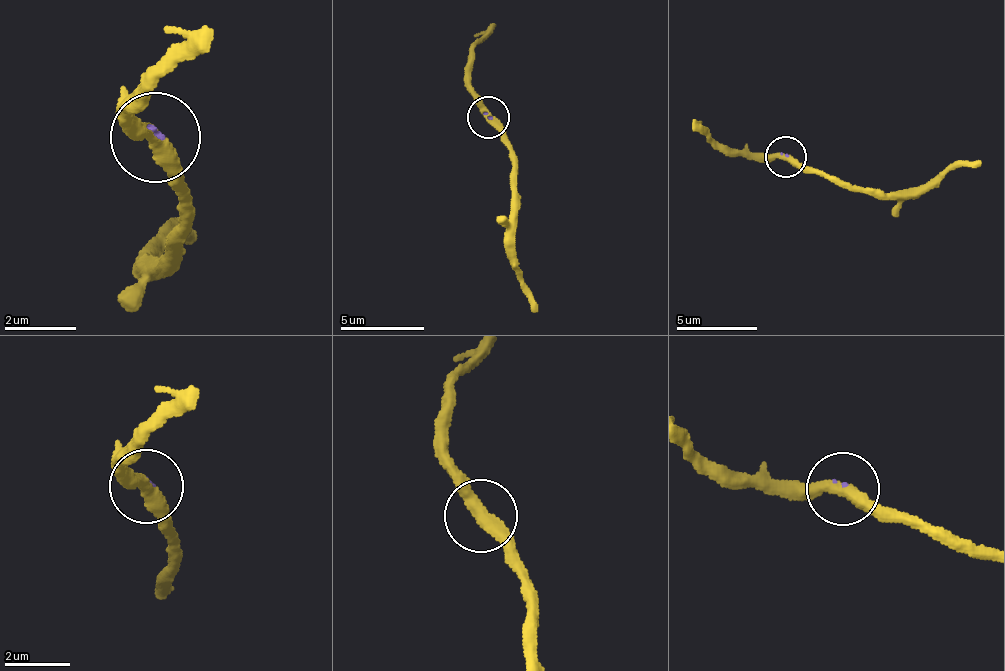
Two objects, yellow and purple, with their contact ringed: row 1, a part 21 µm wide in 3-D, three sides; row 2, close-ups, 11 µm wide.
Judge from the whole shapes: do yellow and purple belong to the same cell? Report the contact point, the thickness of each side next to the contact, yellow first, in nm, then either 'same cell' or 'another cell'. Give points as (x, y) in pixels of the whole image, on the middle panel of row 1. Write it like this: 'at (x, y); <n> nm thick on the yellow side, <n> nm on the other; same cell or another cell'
at (488, 117); 400 nm thick on the yellow side, 60 nm on the other; another cell

